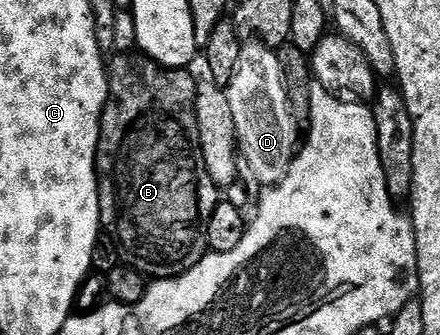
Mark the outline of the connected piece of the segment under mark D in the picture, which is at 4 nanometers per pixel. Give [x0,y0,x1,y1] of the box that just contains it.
[225,43,300,187]

